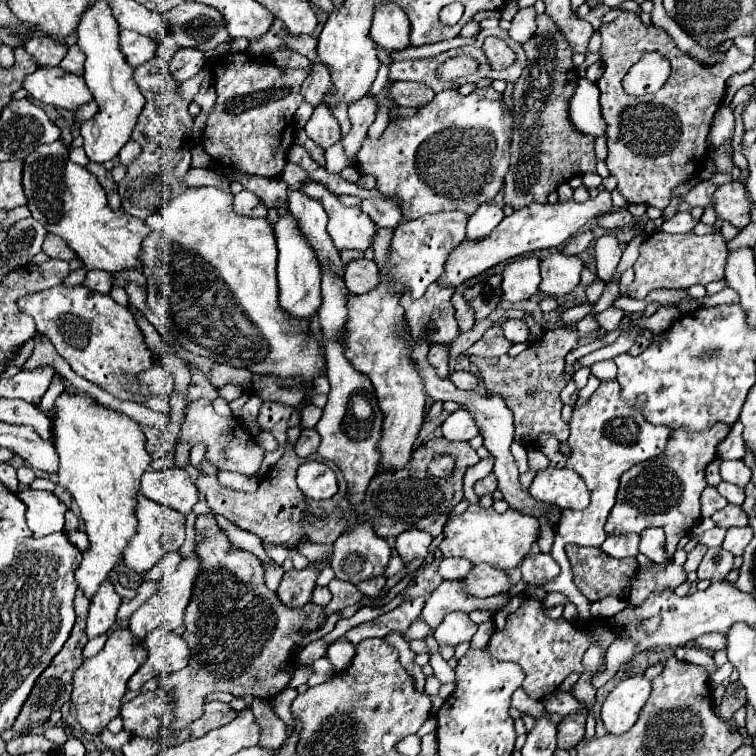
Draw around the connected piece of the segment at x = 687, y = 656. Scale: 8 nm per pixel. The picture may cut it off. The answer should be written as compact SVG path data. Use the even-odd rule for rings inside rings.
M688 646L678 647L676 649L676 658L680 661L705 666L709 675L717 670L717 666L715 665L712 656L706 650Z

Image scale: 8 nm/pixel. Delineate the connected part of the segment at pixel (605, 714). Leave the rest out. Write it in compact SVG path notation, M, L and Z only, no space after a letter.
M644 673L632 675L628 679L622 679L606 697L602 705L602 721L608 733L626 733L630 729L640 709L644 707L648 695L652 691L650 679L644 677Z

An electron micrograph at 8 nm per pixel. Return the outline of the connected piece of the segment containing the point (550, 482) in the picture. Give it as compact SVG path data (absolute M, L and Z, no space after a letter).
M548 467L536 473L530 495L538 501L558 505L560 509L586 509L590 503L590 491L582 477L566 467Z

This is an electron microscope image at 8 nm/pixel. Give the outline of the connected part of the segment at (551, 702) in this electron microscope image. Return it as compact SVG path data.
M554 691L550 693L546 699L544 699L544 707L548 713L558 713L562 717L568 717L568 715L574 715L580 711L580 701L574 699L572 693L560 693L560 691Z

